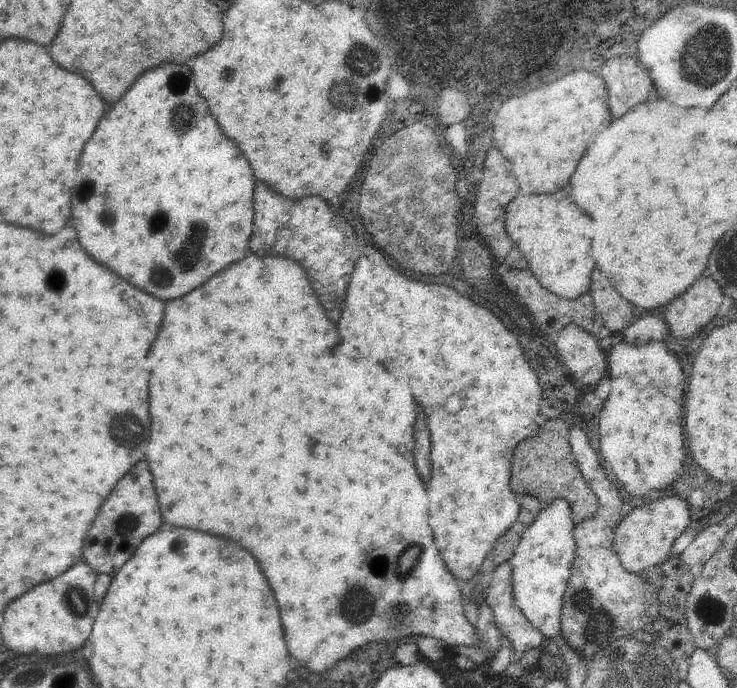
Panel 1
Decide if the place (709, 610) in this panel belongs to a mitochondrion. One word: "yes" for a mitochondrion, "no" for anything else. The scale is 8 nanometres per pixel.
yes

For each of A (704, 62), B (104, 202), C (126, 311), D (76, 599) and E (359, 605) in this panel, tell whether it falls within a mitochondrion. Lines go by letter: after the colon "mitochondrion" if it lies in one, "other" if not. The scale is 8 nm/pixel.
A: mitochondrion
B: mitochondrion
C: other
D: mitochondrion
E: mitochondrion

